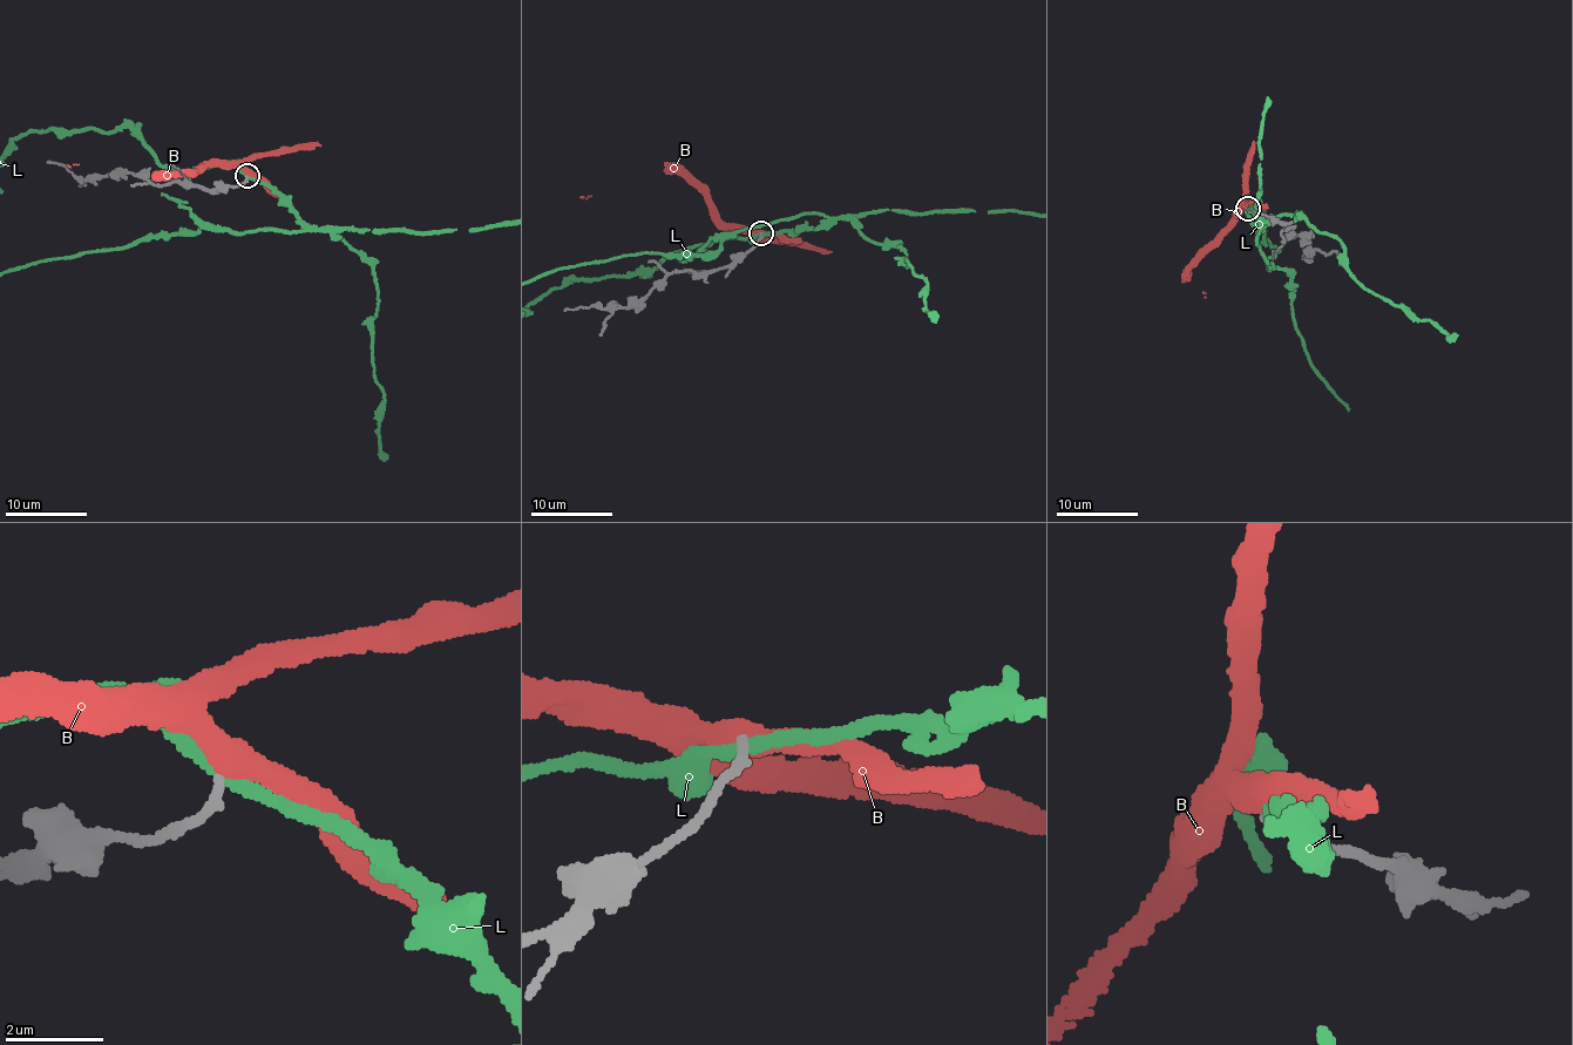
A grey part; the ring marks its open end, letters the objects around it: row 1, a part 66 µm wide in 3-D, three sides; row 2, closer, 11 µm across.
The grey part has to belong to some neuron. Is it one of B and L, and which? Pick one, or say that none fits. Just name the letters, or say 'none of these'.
B

